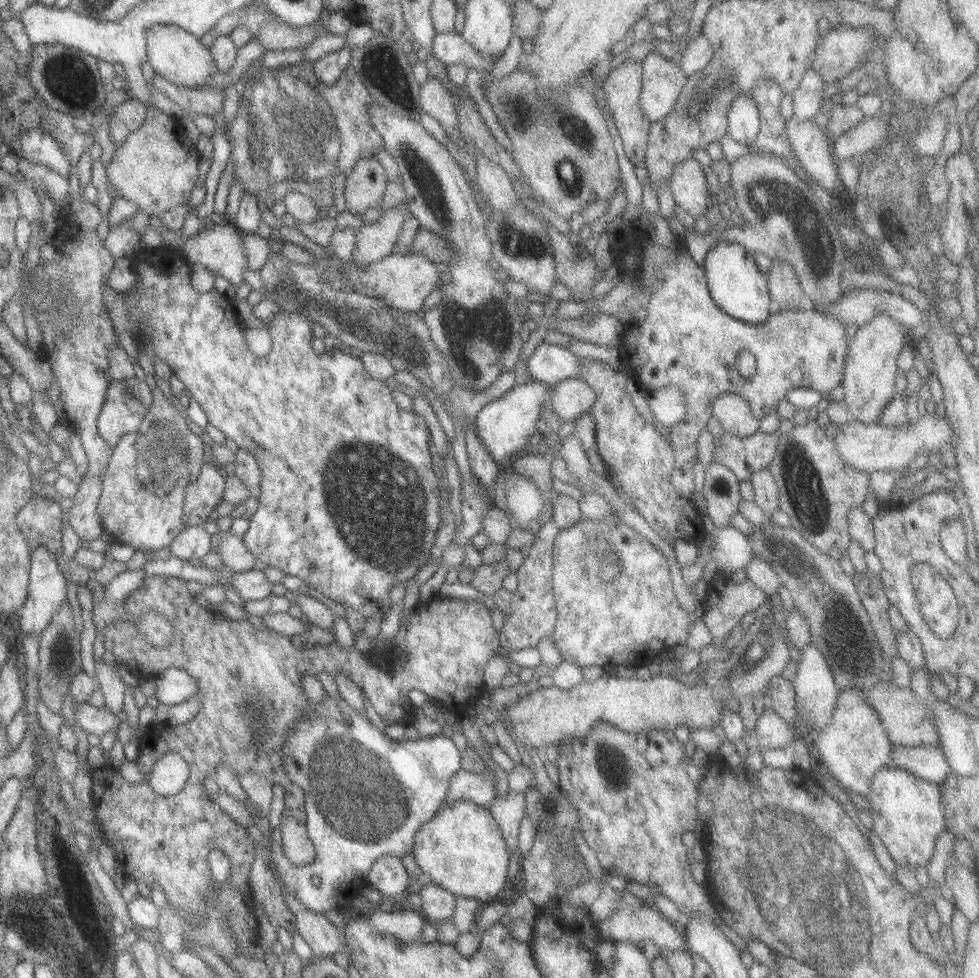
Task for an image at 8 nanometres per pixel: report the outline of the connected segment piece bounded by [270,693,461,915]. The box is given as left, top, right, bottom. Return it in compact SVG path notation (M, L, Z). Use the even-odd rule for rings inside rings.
M326 693L322 703L317 703L316 705L312 703L312 710L306 712L306 714L296 722L296 725L292 728L292 732L288 734L282 746L282 759L284 760L282 767L284 768L287 778L295 784L295 786L298 786L304 794L306 835L314 846L315 858L313 863L297 867L287 862L287 858L285 858L285 855L283 856L281 852L270 852L270 854L273 854L273 860L275 860L275 875L277 875L277 879L281 879L283 889L285 889L291 897L295 898L295 901L299 901L299 904L313 913L325 915L325 912L329 910L337 910L339 906L347 906L347 904L351 904L351 902L354 903L357 898L353 898L353 896L361 890L361 881L367 879L367 873L369 873L371 864L375 863L380 856L392 856L393 858L400 859L412 852L413 835L423 826L424 822L427 822L442 806L451 777L460 769L459 762L461 762L461 754L453 744L453 741L451 741L448 736L444 737L442 734L430 737L425 736L415 740L403 739L402 741L393 741L369 723L365 715L352 710L341 696L339 696L338 699L331 699ZM345 717L349 718L349 725L345 723Z

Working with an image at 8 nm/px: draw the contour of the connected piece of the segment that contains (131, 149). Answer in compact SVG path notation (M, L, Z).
M147 108L145 118L115 147L104 167L107 184L124 200L135 204L139 213L158 217L178 205L185 205L197 178L199 155L184 138L178 118Z

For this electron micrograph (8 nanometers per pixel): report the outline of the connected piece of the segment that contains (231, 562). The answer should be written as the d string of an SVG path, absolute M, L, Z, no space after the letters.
M223 534L215 553L227 570L231 569L235 573L240 573L255 568L255 557L245 549L240 536Z

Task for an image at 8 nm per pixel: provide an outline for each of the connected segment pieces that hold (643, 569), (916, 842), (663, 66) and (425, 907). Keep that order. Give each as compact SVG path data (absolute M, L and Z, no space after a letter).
M609 514L606 515L604 519L597 521L580 518L571 528L559 530L557 536L553 538L551 572L551 586L554 609L556 610L556 621L549 637L557 647L563 661L576 664L580 667L593 666L595 664L595 666L600 666L606 670L607 667L613 665L623 665L629 668L645 666L655 657L664 654L667 650L683 646L689 628L693 624L693 621L696 620L693 612L691 614L686 613L679 607L674 597L669 580L667 559L665 555L663 555L663 552L654 548L646 539L642 538L633 529L627 527L623 519L617 515Z
M885 766L872 776L863 799L865 809L871 811L870 832L881 842L894 865L912 870L926 867L935 838L945 831L939 784L915 778L905 770Z
M656 52L647 54L641 61L640 75L639 110L649 123L661 120L674 109L677 97L686 82L686 76L681 72L678 64L670 62L670 58L661 58Z
M425 880L418 895L421 900L420 913L426 922L435 923L451 919L455 905L453 895Z

